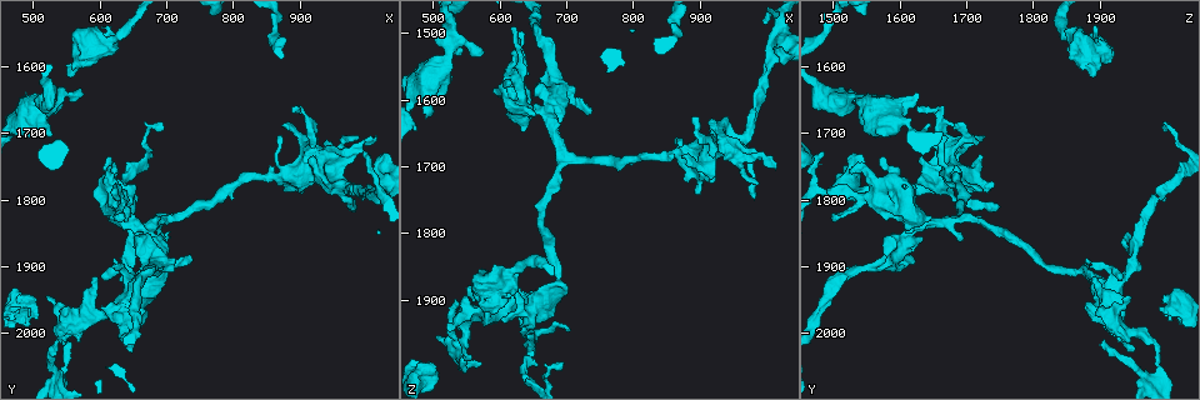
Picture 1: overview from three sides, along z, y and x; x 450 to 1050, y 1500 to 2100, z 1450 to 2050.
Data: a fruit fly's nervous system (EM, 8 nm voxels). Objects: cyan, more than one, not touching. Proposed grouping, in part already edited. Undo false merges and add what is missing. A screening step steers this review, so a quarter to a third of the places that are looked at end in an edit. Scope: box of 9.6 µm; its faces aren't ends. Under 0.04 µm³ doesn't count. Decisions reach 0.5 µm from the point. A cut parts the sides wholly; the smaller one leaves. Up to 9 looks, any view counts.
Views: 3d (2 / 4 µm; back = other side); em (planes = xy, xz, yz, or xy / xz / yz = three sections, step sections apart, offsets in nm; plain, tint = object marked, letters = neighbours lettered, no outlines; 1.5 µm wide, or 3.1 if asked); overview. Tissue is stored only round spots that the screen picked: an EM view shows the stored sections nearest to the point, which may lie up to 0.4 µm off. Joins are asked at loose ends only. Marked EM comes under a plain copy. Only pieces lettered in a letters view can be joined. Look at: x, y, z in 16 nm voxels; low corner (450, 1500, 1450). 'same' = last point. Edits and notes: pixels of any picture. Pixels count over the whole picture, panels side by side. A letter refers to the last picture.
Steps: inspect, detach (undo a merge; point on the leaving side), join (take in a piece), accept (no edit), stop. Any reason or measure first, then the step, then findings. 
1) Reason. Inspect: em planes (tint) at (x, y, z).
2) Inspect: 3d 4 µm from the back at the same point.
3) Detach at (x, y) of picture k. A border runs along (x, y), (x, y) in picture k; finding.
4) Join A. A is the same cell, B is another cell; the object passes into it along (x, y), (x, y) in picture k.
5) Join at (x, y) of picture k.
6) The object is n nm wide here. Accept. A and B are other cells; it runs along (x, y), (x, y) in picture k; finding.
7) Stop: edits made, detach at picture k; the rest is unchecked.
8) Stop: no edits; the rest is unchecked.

Calibre changes. Inspect: em planes (letters) at (690, 1905, 1875).

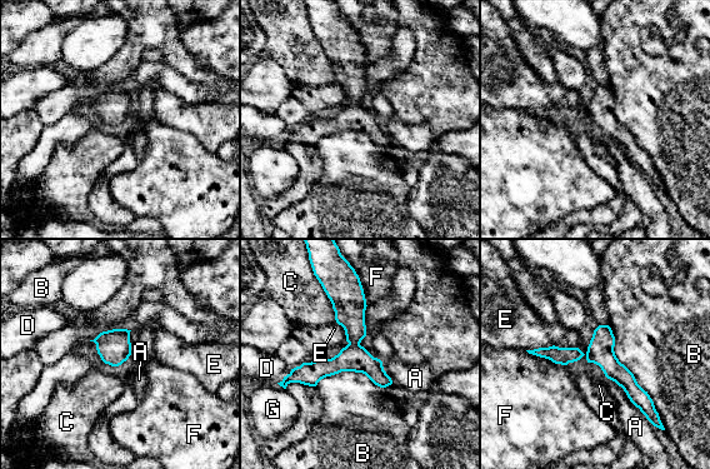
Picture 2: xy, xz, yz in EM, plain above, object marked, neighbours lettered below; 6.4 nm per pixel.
The object is 170 nm wide here. Accept. A, B, C, D, E, F and G are other cells; it runs along (536, 352), (600, 355), (648, 407) in picture 2; all the same neuron.

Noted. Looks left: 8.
Inspect: 3d 2 µm at (670, 1845, 1625).

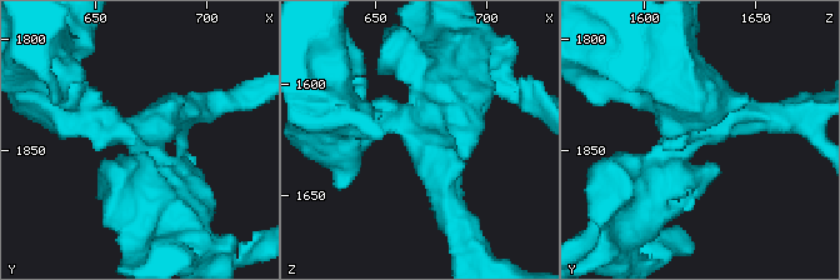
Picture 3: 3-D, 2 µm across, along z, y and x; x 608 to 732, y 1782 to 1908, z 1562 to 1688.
3 arms meet here; the arms are 220, 320, 400 nm wide. Inspect: em planes (letters) at (671, 1844, 1623).

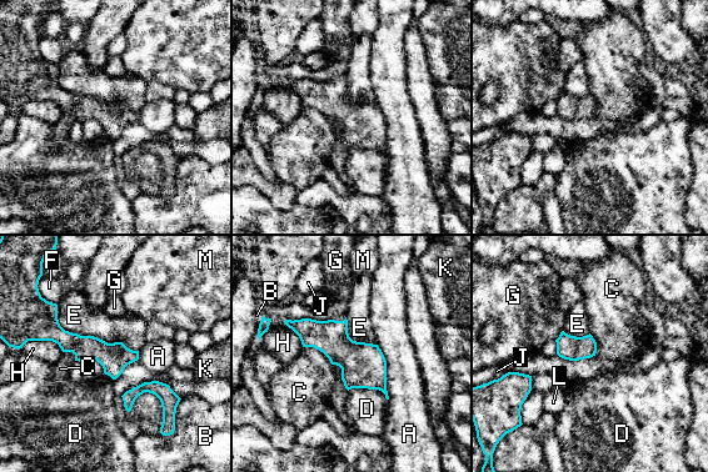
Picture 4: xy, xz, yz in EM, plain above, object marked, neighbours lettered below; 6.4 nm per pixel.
Accept. A, B, C, D, E, F, G, H, J, K, L and M are other cells; a border runs along (56, 305), (65, 330), (138, 351) in picture 4; continuous, no second neuron.

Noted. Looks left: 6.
Thick turns thin. Inspect: 3d 4 µm at (845, 1765, 1680).

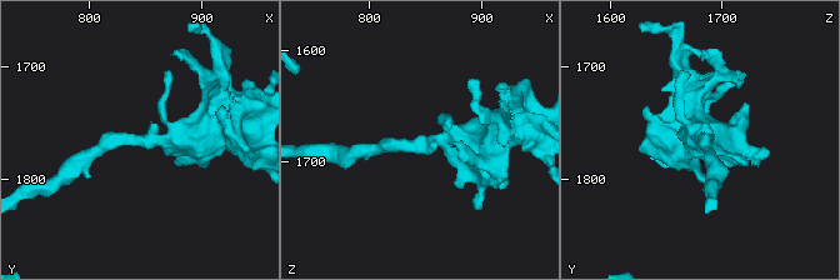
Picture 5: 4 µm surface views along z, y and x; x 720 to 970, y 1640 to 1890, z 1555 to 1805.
The arms are 190, 440 nm wide. Inspect: em xz step 4 (tint) at (842, 1764, 1684).

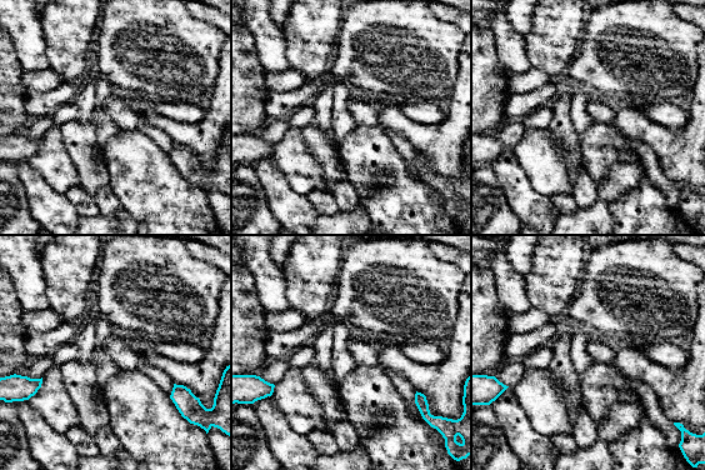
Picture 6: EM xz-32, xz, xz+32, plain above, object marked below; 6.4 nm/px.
Cut it another way. Inspect: em planes (letters) at the same point.

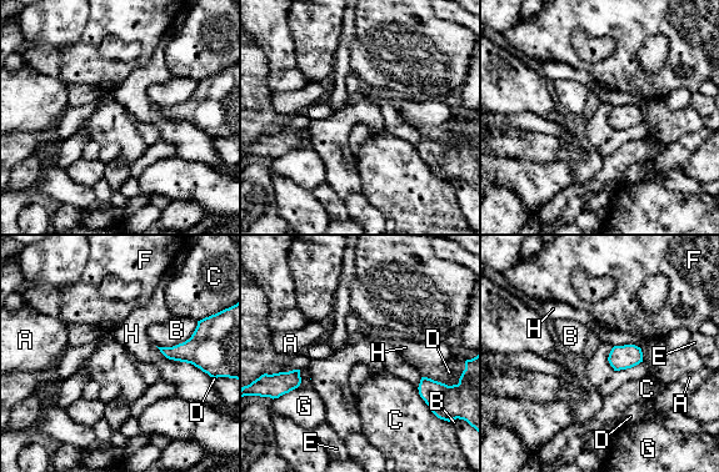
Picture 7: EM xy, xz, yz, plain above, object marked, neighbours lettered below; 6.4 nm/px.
The longest contact is with H, 360 nm. Accept. A, B, C, D, E, F, G and H are other cells; a border runs along (155, 346), (203, 372) in picture 7; all the same neuron.

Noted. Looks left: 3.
Inspect: em xz step 4 (letters) at (545, 1970, 1890).

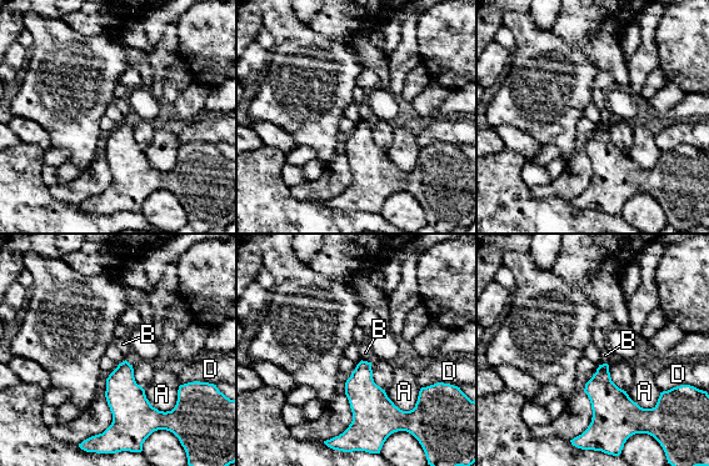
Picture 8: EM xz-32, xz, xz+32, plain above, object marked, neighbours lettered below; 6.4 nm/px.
Cut it another way. Inspect: em planes (letters) at the same point.

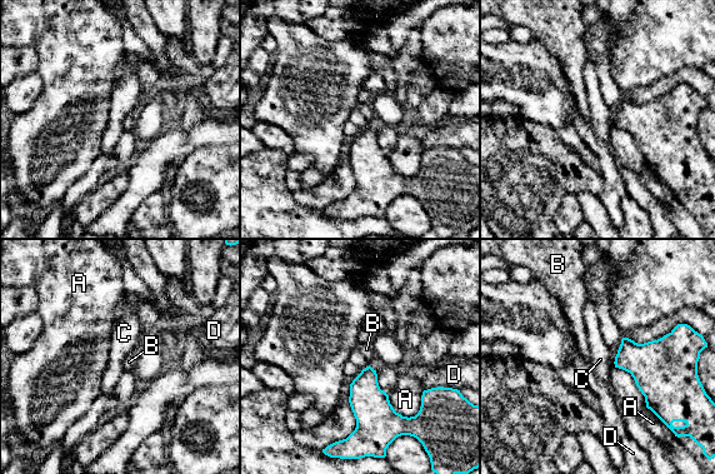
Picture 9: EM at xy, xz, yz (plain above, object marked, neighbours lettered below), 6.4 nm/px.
Accept. A, B, C and D are other cells; a border runs along (369, 364), (361, 370) in picture 9; none of them fits.

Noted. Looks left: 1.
Stop: no edits; the rest is unchecked.

